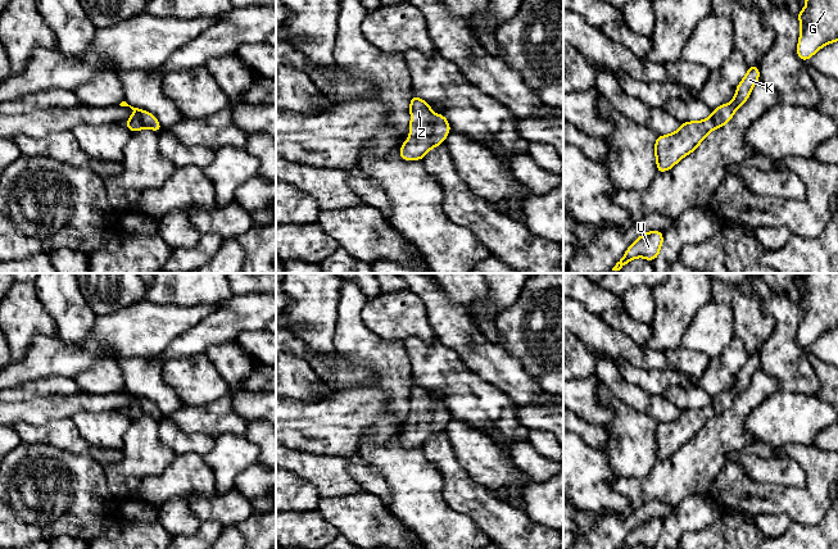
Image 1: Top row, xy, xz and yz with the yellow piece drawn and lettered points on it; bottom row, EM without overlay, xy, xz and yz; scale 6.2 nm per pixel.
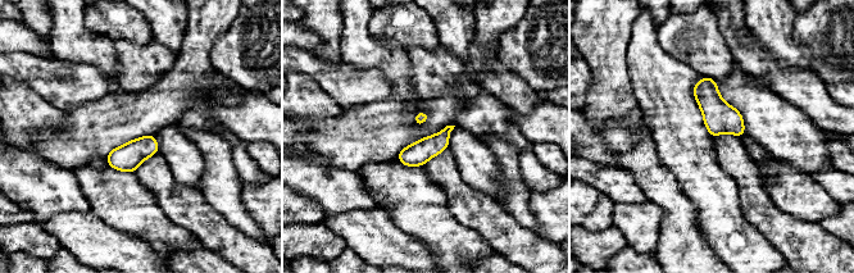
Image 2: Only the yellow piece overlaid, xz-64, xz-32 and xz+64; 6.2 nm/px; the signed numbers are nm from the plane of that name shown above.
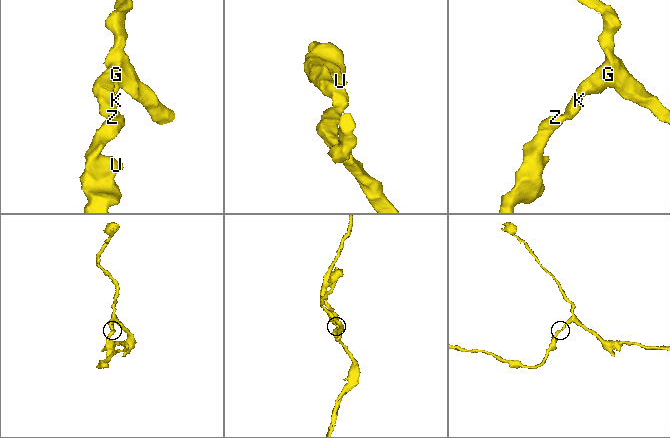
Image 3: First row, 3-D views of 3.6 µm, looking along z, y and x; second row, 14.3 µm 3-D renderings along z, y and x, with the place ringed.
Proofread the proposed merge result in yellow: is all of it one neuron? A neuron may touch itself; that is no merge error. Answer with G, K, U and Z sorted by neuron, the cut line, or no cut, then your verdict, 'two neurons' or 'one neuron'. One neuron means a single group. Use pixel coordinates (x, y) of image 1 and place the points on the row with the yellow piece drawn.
G K U Z | no cut | one neuron

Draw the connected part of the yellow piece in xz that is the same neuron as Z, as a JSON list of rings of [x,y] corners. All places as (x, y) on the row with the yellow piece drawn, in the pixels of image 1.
[[[412,95],[411,137],[402,144],[399,156],[403,160],[421,160],[430,149],[444,142],[450,126],[441,114],[434,114],[429,103]]]

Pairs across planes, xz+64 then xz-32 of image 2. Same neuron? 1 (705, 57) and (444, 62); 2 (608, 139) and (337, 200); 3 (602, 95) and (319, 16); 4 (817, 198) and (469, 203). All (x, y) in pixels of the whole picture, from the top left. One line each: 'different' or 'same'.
1: different
2: different
3: same
4: different

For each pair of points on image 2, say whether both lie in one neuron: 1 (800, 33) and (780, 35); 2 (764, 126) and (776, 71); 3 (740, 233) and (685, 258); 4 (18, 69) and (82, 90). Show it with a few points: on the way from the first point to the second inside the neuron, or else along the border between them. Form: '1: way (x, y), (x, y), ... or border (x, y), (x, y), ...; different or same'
1: border (795, 13), (791, 37), (800, 42), (811, 57); different
2: border (770, 89), (796, 108); different
3: border (695, 221), (703, 239), (721, 259); different
4: way (33, 71), (67, 86); same

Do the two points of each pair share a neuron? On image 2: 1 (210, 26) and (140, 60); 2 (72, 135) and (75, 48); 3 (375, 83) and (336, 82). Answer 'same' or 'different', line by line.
1: different
2: different
3: same

